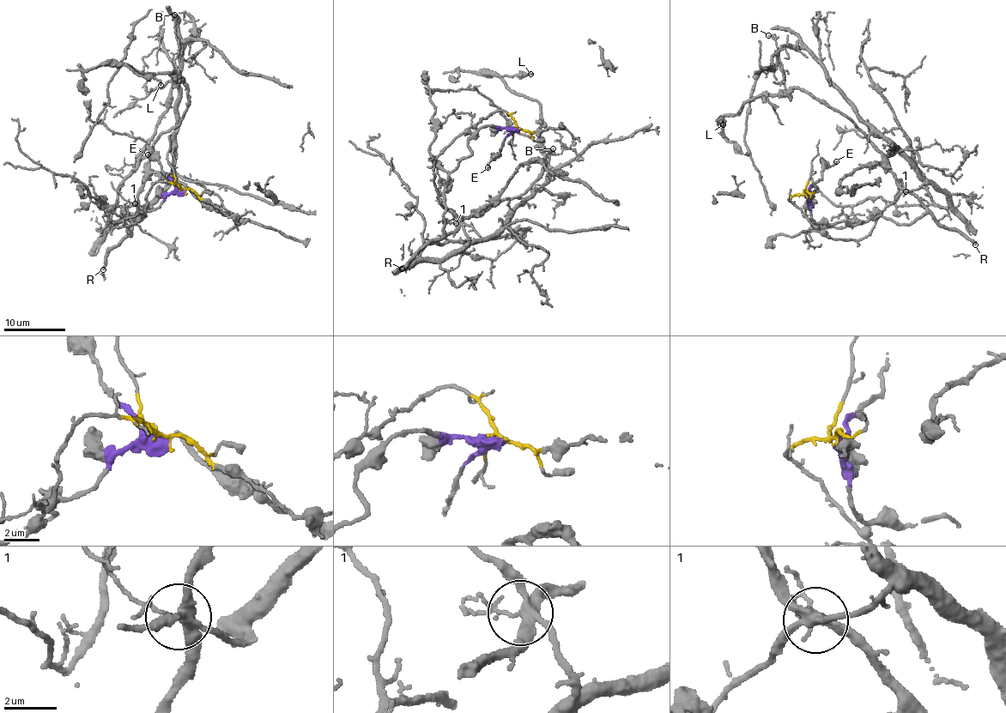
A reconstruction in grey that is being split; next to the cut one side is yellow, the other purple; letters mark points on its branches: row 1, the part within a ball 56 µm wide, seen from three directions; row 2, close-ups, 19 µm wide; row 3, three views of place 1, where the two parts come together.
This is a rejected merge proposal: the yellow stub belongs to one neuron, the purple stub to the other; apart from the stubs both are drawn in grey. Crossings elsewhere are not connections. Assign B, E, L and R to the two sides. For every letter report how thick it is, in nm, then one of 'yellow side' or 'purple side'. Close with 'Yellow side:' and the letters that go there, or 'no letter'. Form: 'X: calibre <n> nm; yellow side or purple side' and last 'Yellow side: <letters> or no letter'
B: calibre 190 nm; purple side
E: calibre 200 nm; purple side
L: calibre 170 nm; purple side
R: calibre 340 nm; purple side
Yellow side: no letter

